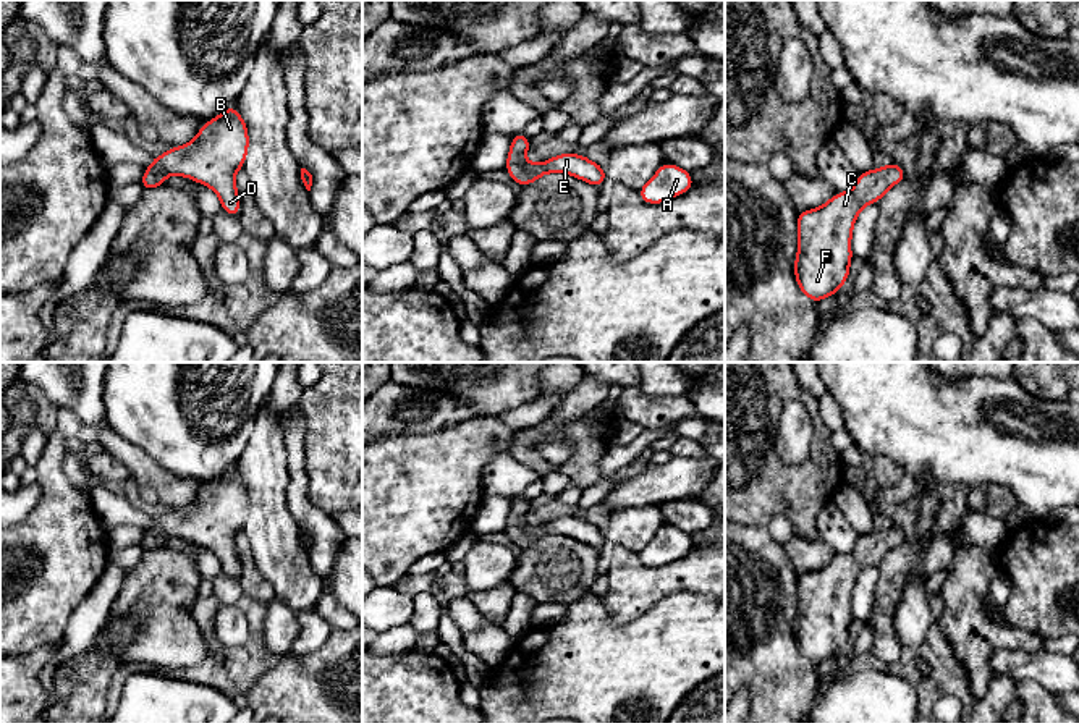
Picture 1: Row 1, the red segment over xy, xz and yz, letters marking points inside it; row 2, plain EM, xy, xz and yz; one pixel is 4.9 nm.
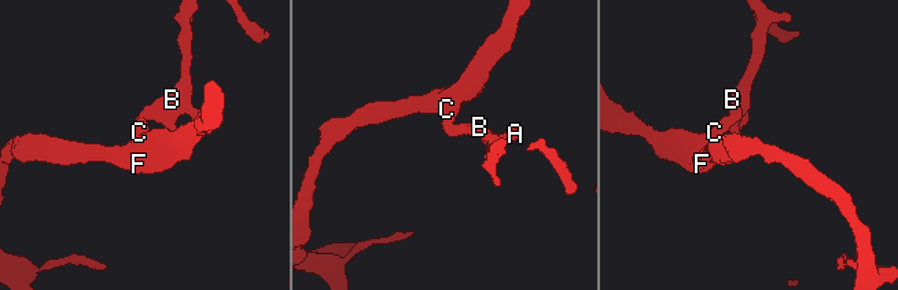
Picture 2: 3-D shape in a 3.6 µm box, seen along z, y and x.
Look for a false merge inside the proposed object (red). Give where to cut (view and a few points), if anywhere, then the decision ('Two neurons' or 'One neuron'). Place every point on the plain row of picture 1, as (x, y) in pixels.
No split. One neuron

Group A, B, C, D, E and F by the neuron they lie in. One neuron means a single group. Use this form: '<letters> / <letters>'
A B C D E F

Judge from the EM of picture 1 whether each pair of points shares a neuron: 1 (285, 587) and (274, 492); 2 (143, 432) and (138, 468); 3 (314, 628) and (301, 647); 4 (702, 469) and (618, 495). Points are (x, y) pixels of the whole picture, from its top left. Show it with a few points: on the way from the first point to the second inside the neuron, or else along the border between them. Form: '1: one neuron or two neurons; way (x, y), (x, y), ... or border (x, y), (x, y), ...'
1: one neuron; way (285, 563), (275, 547), (274, 516)
2: two neurons; border (110, 426), (170, 473)
3: one neuron; way (314, 633), (306, 642)
4: one neuron; way (681, 477), (639, 490)

